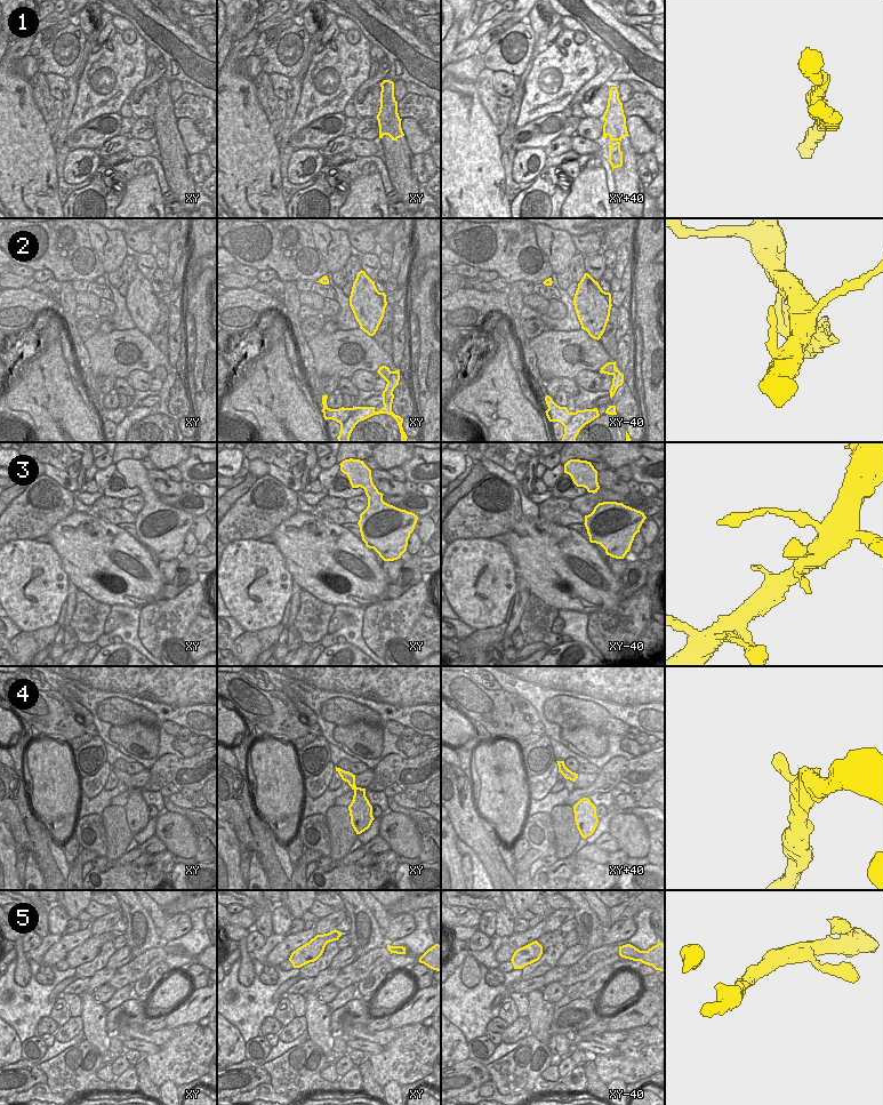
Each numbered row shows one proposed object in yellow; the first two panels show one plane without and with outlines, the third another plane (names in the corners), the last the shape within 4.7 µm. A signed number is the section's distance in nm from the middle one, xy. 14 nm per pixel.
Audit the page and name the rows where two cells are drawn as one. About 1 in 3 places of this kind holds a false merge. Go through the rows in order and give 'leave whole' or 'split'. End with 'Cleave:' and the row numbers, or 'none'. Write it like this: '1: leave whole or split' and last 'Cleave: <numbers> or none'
1: split
2: split
3: leave whole
4: leave whole
5: leave whole
Cleave: 1, 2

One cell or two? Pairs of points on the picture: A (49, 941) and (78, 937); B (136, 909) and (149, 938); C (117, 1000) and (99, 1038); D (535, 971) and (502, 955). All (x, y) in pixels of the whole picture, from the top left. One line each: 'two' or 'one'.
A: two
B: one
C: two
D: two

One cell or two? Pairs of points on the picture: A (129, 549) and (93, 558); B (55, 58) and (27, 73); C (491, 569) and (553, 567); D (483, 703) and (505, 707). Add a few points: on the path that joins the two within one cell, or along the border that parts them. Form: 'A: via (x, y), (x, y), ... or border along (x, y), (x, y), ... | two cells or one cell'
A: via (120, 549), (113, 549), (102, 558) | one cell
B: border along (34, 57), (39, 70) | two cells
C: border along (504, 545), (516, 573) | two cells
D: via (488, 710), (491, 714), (498, 710) | one cell

